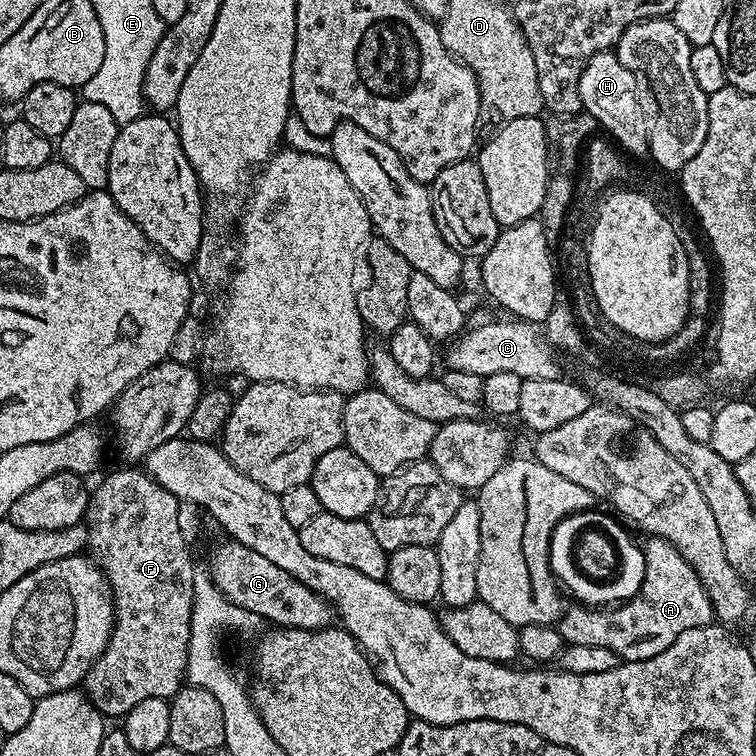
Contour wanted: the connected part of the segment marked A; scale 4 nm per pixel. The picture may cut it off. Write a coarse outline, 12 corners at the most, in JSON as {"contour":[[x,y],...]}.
{"contour":[[669,540],[642,544],[636,595],[565,607],[565,645],[621,661],[662,654],[713,623],[694,566]]}

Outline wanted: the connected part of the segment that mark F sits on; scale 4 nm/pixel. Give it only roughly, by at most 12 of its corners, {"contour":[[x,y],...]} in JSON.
{"contour":[[139,467],[88,502],[116,624],[84,675],[122,718],[188,670],[193,549]]}

